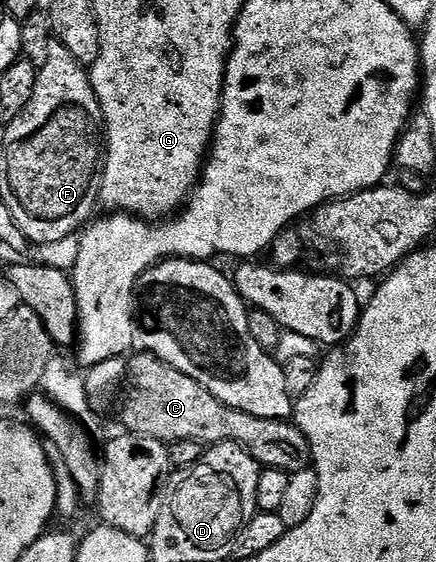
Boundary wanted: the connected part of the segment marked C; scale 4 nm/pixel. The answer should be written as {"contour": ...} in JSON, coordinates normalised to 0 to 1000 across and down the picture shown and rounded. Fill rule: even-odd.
{"contour":[[[342,626],[300,632],[289,657],[284,703],[275,712],[280,754],[289,769],[374,783],[381,792],[401,783],[447,783],[454,790],[525,790],[544,786],[564,797],[603,833],[640,833],[674,842],[713,831],[711,788],[702,774],[665,747],[587,744],[541,730],[495,708],[459,680],[413,665]]]}

